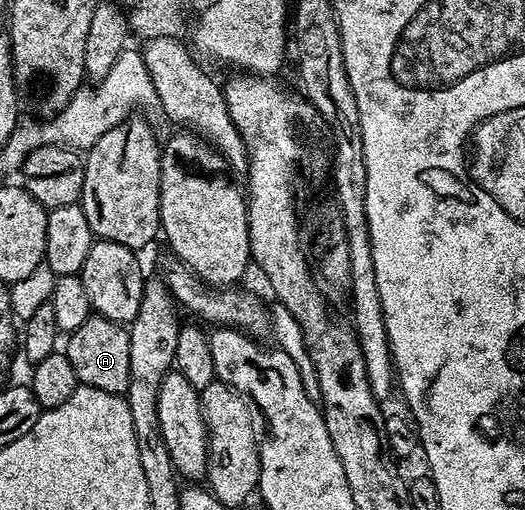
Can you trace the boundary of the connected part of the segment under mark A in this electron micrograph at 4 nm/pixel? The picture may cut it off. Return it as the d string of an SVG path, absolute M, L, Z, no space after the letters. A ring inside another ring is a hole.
M91 315L83 327L68 334L63 351L75 367L75 375L82 385L99 387L99 391L128 394L133 385L131 381L131 339L129 330L120 321Z

